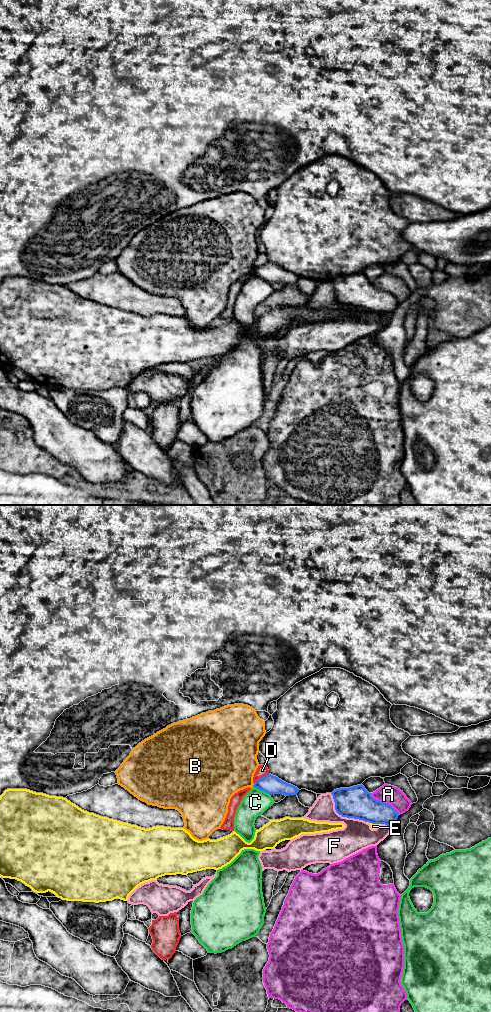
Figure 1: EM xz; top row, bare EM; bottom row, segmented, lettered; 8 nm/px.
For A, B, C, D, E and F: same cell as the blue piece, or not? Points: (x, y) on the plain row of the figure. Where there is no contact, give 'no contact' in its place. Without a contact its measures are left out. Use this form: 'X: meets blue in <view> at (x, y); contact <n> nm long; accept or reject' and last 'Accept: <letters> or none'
A: meets blue in xz at (384, 291); contact 280 nm long; reject
B: meets blue in xz at (253, 273); contact 40 nm long; reject
C: meets blue in xz at (261, 278); contact 140 nm long; reject
D: meets blue in xz at (262, 265); contact 150 nm long; reject
E: meets blue in xz at (374, 311); contact 110 nm long; reject
F: meets blue in xz at (342, 304); contact 380 nm long; reject
Accept: none

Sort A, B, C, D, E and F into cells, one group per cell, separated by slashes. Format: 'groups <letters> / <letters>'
groups A / B / C / D / E / F

